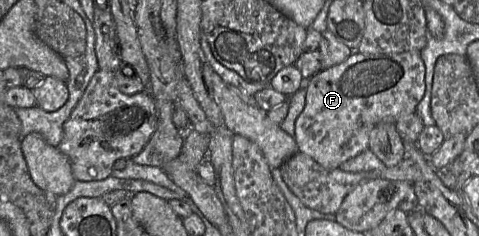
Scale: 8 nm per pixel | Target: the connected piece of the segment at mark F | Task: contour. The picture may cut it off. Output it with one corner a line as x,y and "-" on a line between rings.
353,51
353,54
349,56
344,62
324,69
310,77
305,79
307,81
306,86
306,104
298,116
295,122
295,134
294,139
297,143
299,152
302,152
311,158
313,158
317,163
326,169
336,169
339,166
356,157
363,151
369,148
369,135
372,129
379,123
382,122
395,122
401,117
408,114
416,113
416,107
422,100
425,94
425,64
421,58
420,51
409,51
397,54
363,54
359,51

